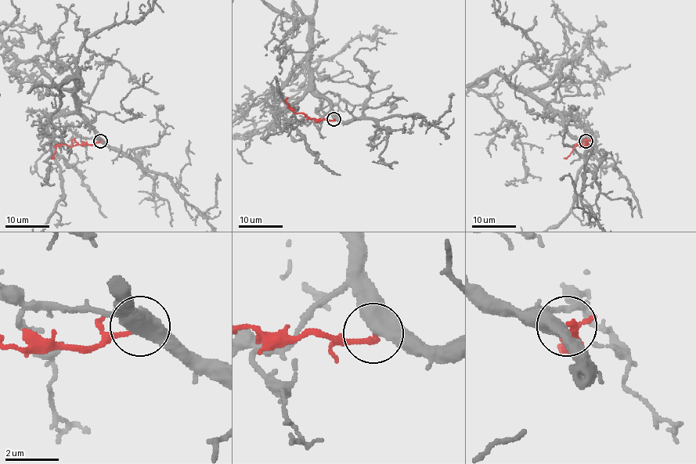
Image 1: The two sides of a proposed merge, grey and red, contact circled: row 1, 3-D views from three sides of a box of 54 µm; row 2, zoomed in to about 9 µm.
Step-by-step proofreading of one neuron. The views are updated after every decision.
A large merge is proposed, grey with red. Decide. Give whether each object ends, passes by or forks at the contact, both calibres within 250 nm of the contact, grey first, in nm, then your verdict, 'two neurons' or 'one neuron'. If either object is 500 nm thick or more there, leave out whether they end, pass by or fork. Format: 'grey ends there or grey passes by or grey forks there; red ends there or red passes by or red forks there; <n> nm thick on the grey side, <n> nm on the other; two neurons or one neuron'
grey passes by; red ends there; 480 nm thick on the grey side, 200 nm on the other; two neurons

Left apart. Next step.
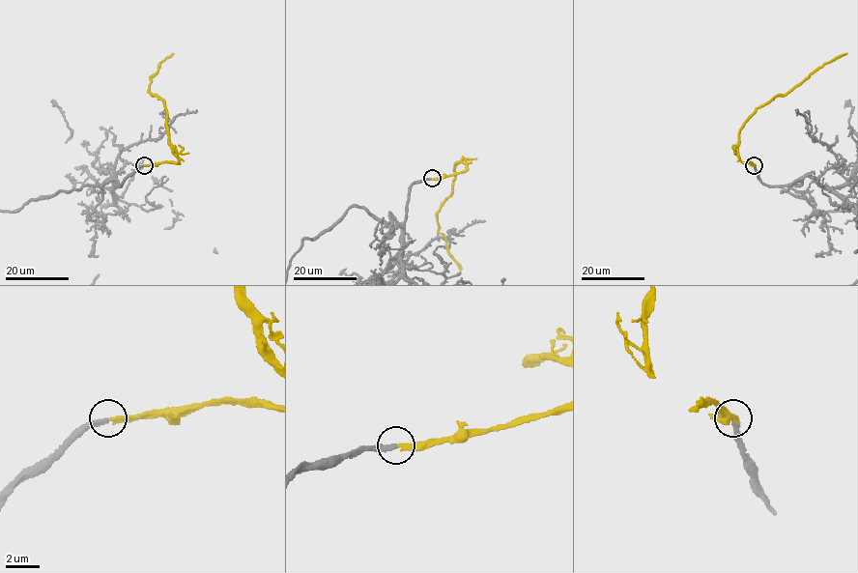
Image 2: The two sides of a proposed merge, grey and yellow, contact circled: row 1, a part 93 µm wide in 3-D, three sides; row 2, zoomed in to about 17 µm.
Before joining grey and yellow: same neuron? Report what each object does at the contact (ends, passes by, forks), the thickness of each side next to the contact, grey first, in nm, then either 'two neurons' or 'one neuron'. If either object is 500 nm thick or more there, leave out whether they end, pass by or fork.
grey ends there; yellow ends there; 280 nm thick on the grey side, 280 nm on the other; one neuron

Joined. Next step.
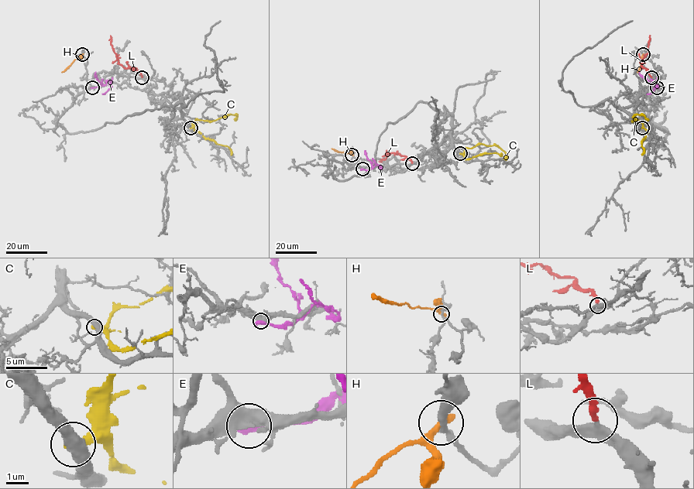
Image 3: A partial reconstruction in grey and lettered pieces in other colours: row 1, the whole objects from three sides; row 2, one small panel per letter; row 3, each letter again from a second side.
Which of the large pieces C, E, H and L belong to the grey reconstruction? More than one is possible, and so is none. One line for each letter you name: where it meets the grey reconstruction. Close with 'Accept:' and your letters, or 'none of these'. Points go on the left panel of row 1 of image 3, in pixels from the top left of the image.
L: Touches grey at (142, 77)
Accept: L

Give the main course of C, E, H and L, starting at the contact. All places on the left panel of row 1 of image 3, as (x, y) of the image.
C: (190, 128), (196, 120), (214, 121), (231, 114), (237, 116), (235, 120)
E: (92, 87), (104, 85), (109, 80), (111, 87), (101, 94)
H: (82, 54), (62, 72)
L: (142, 77), (135, 68), (125, 68), (118, 63), (111, 39), (108, 40)

